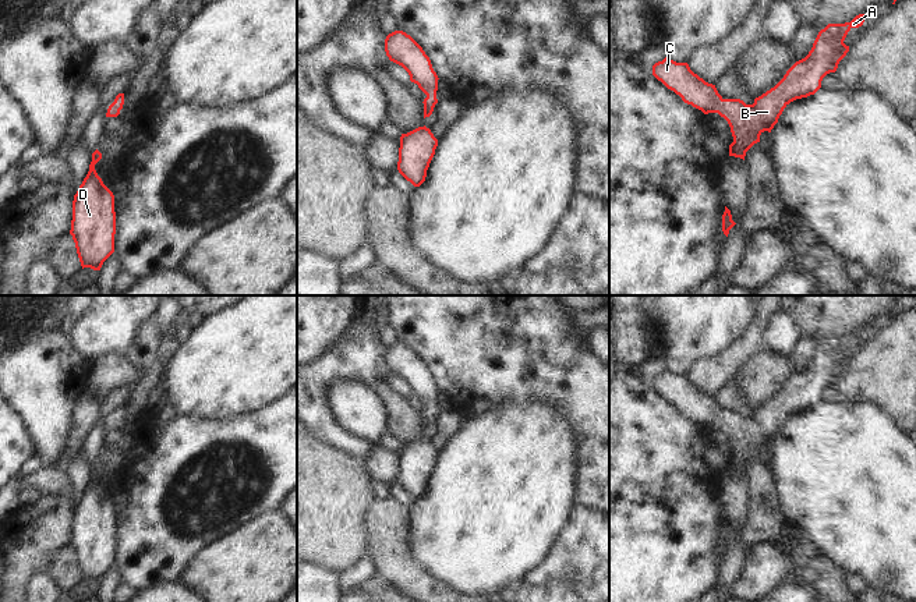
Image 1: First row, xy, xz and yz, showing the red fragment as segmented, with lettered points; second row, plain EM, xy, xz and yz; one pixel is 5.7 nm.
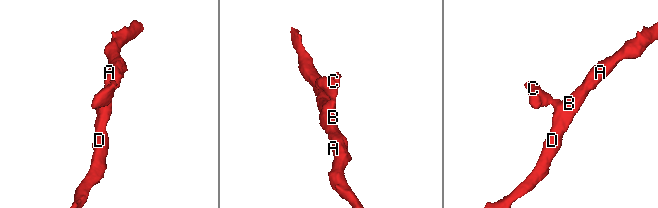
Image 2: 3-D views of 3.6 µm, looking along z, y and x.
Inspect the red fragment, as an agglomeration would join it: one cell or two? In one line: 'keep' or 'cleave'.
keep

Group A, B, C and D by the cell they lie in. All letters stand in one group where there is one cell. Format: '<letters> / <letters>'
A B C D

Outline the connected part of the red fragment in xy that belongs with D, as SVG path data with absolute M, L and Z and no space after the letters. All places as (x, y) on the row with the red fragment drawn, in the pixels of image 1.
M96 149L89 171L74 195L70 230L82 269L93 270L100 270L114 252L116 234L114 195L95 170L100 159L102 153Z

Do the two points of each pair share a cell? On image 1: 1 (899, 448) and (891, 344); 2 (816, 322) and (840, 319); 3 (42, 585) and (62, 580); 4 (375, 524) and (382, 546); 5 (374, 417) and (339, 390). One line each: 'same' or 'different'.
1: different
2: same
3: different
4: same
5: same

